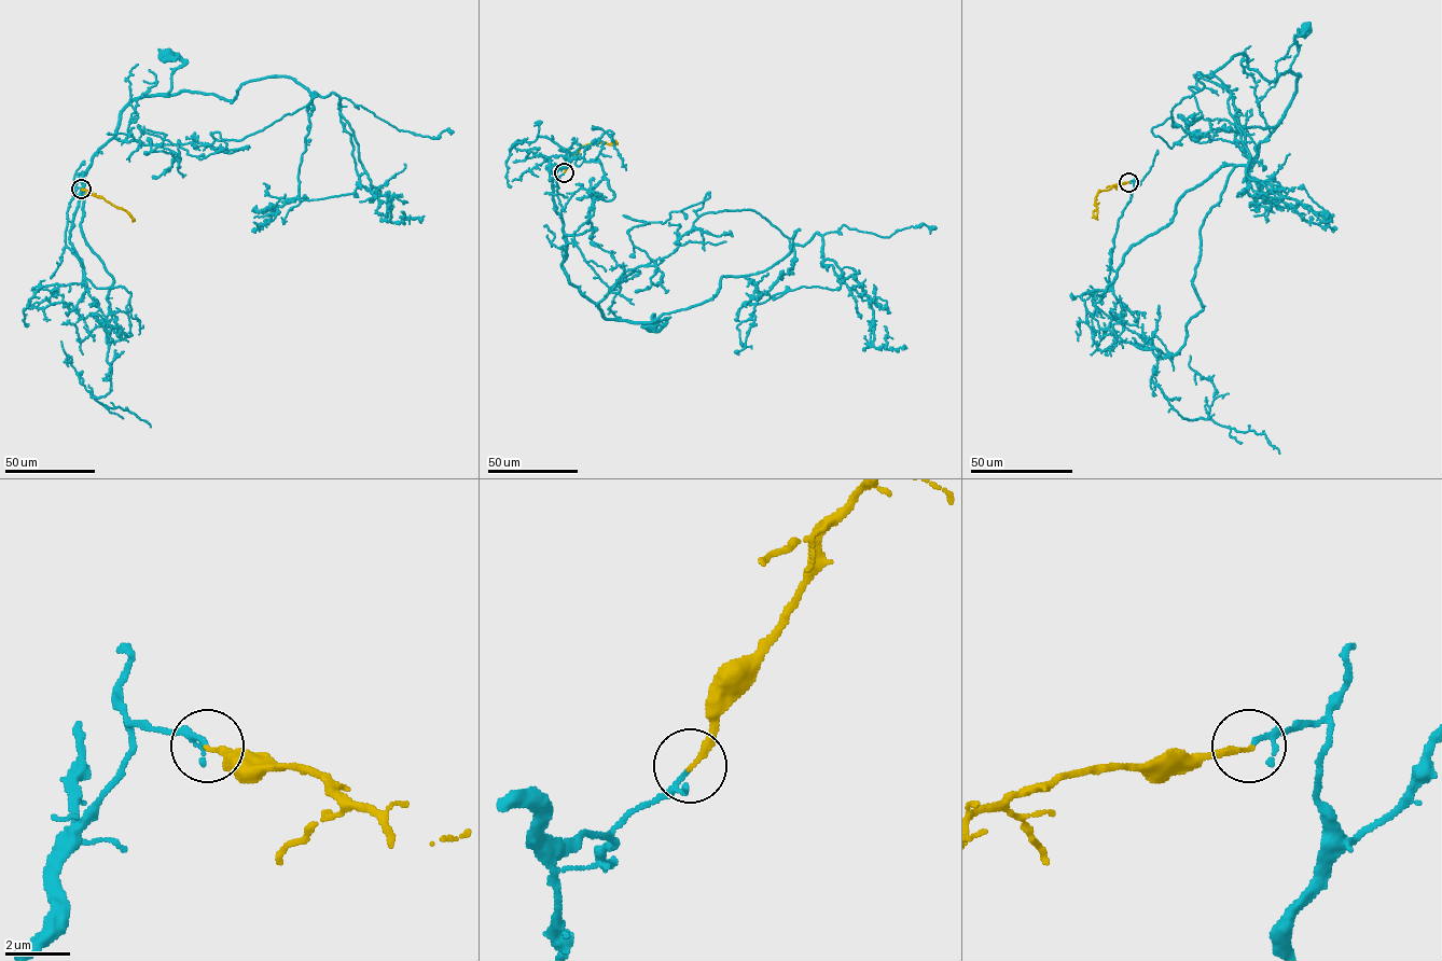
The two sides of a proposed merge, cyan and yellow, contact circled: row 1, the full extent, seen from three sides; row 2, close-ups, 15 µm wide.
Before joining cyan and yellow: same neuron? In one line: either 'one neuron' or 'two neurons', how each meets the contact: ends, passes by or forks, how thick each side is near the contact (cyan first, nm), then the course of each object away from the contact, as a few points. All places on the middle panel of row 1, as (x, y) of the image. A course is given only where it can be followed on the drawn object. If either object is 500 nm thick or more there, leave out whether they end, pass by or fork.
two neurons; cyan passes by; yellow ends; calibres 110 and 180 nm; course cyan (564, 172), (554, 175), (549, 158), (565, 159), (552, 186), (568, 281), (608, 319), (667, 318), (651, 328); course yellow (564, 172), (581, 147), (597, 142), (610, 144), (613, 140), (618, 144)

